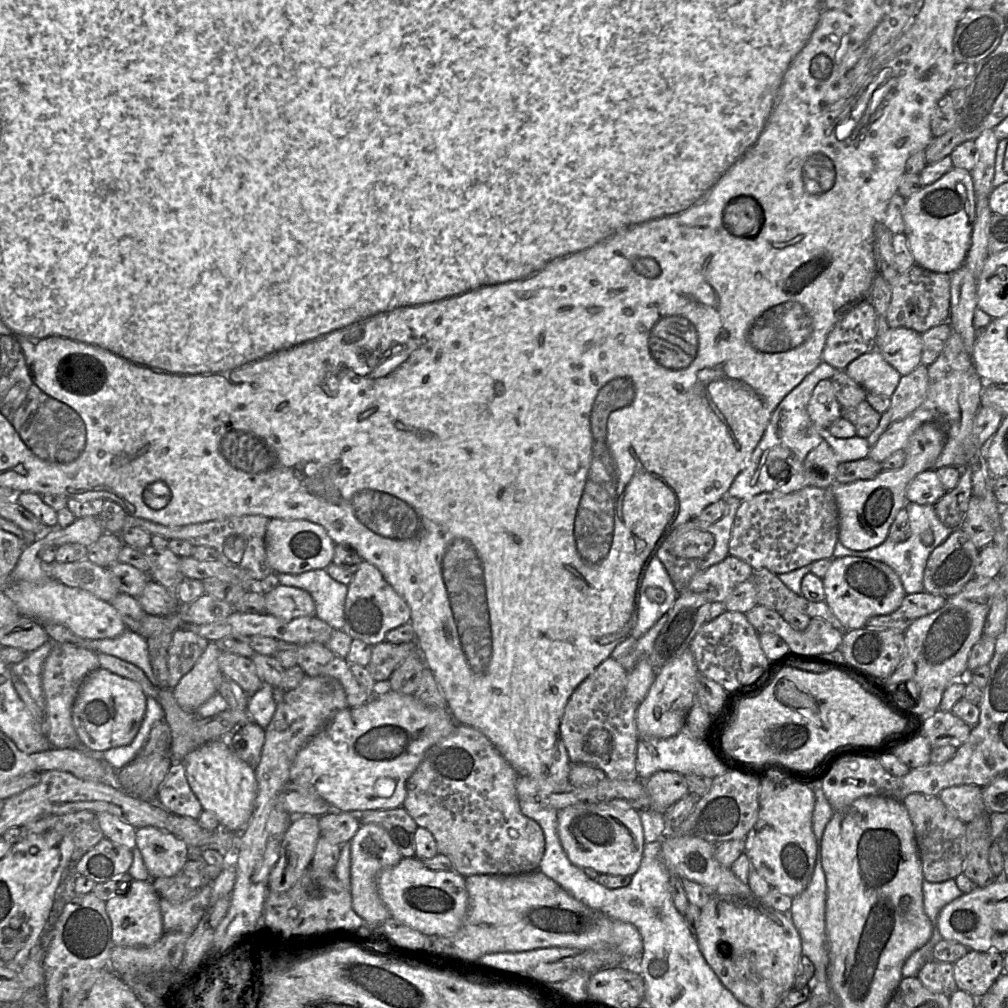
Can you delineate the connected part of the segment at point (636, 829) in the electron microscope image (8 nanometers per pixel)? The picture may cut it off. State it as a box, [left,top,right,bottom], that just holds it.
[558,802,646,876]

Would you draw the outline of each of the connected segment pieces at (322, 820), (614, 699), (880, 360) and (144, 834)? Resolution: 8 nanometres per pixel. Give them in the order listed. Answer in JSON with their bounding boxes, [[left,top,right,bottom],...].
[[319,810,360,844],[559,659,639,781],[844,350,901,398],[135,827,188,879]]

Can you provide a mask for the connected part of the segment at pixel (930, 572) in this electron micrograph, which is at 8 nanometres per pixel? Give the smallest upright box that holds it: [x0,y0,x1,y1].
[923,529,979,598]

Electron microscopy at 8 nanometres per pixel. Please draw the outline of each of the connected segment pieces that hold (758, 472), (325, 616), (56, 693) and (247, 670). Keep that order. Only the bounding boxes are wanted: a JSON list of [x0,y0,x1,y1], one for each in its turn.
[[726,361,871,501],[276,569,348,630],[41,643,100,748],[218,651,264,696]]

